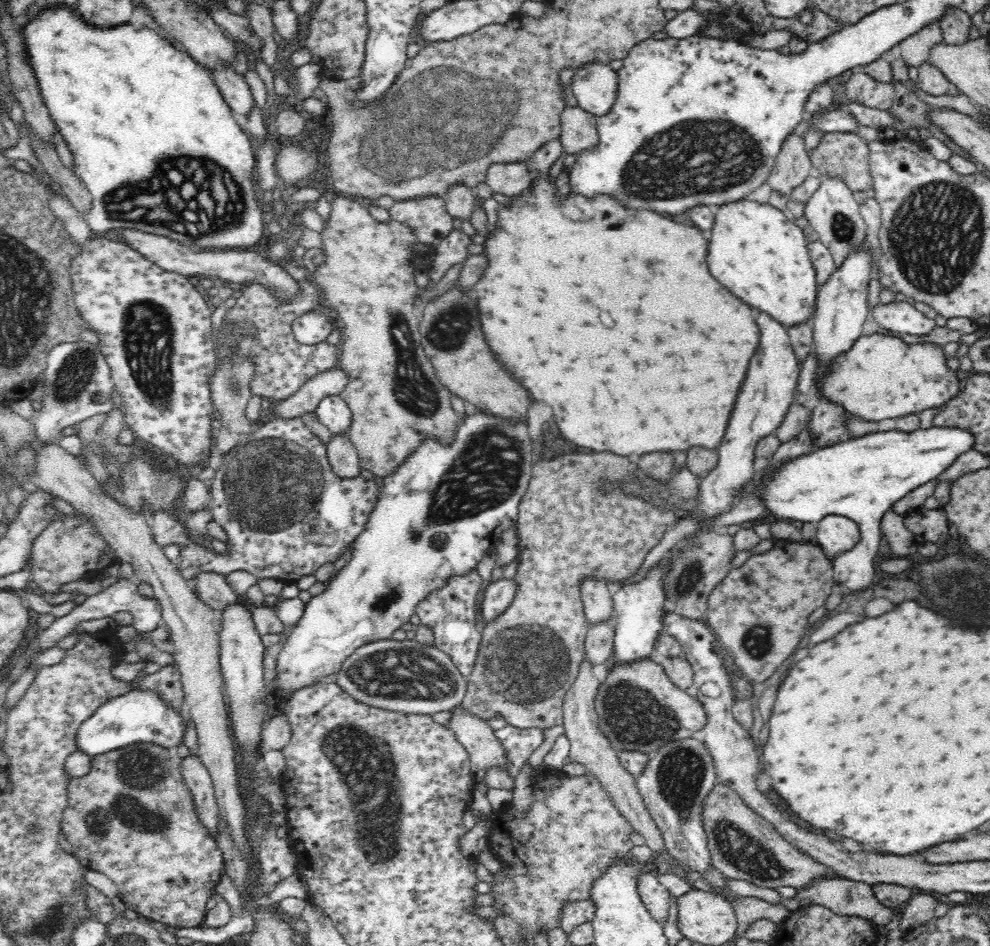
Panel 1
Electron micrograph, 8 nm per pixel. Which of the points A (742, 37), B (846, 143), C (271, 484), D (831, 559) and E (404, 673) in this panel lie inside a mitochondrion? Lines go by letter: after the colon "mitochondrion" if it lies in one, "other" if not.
A: other
B: other
C: mitochondrion
D: other
E: mitochondrion

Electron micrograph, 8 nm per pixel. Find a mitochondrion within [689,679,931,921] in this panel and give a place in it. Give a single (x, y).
(736, 847)

